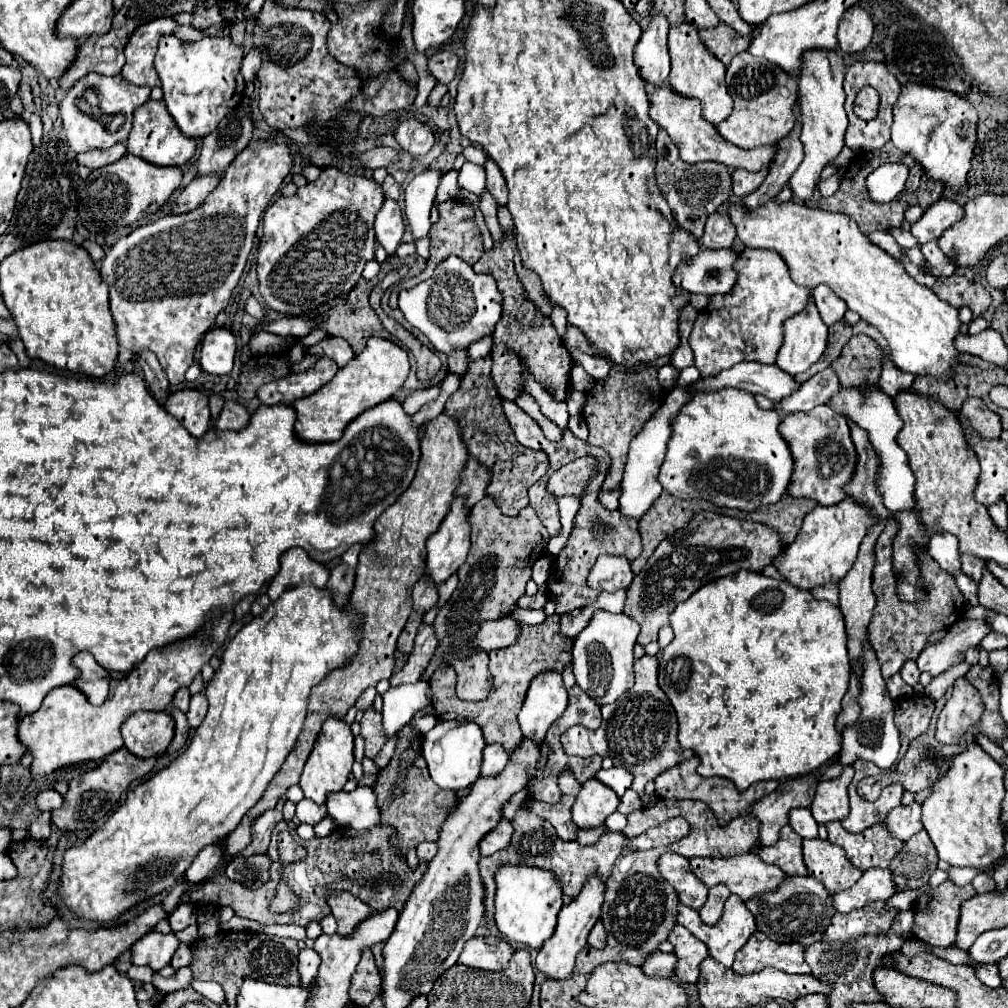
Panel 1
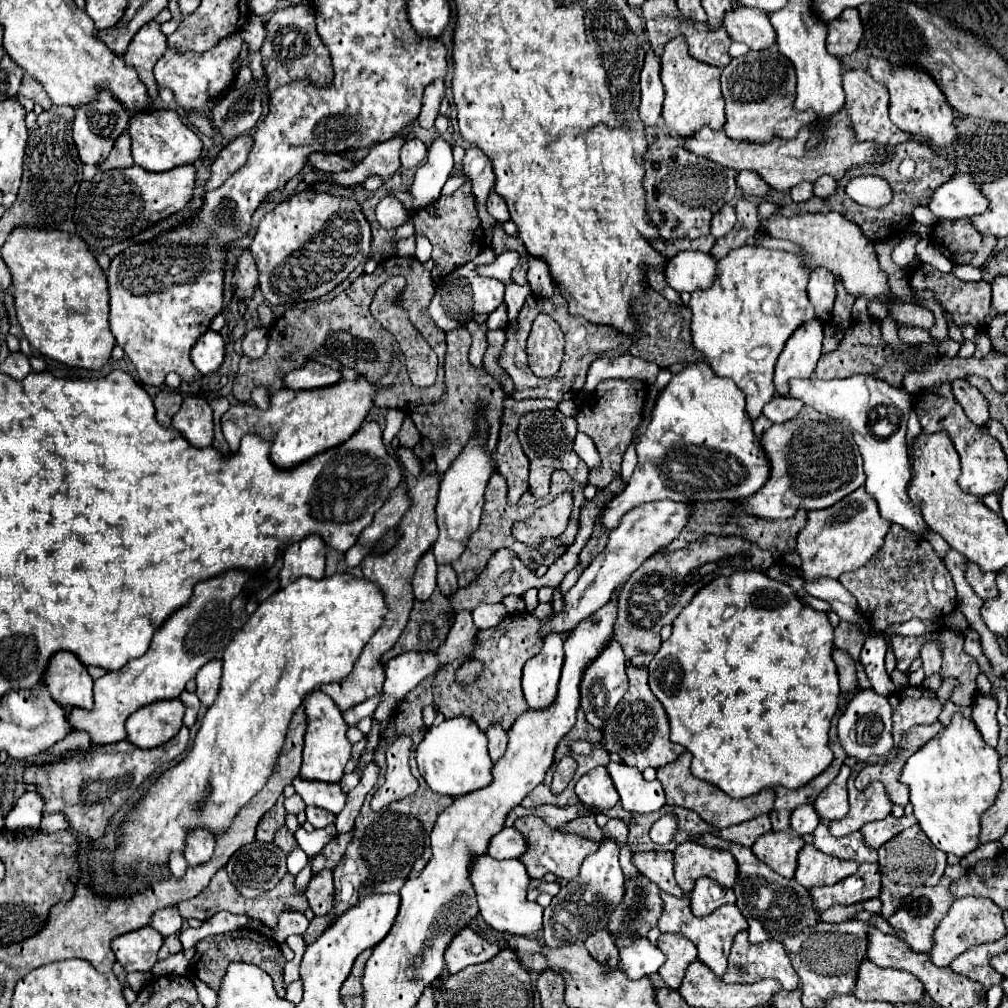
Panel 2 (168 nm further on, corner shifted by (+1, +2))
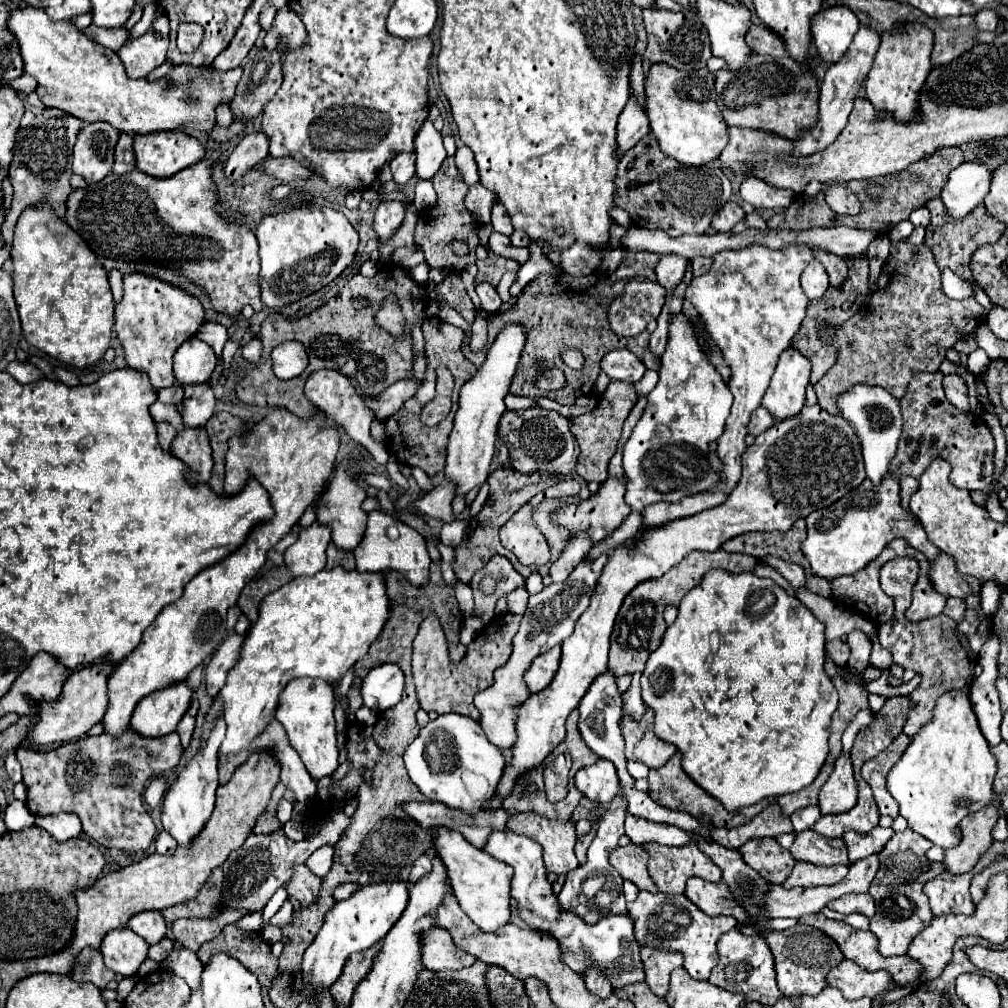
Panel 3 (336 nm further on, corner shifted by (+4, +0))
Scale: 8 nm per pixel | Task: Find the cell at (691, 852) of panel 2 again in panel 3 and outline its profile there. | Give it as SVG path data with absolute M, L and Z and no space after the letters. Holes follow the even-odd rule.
M646 843L644 849L650 855L648 871L662 893L684 893L690 877L702 877L710 883L718 883L722 879L722 869L714 865L696 843L688 843L684 847Z

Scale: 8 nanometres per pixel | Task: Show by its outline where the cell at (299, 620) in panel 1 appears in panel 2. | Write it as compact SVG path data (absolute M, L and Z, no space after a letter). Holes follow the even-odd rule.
M335 573L317 581L311 577L301 577L263 601L223 653L221 689L201 721L193 749L179 765L163 773L163 777L147 791L147 795L123 821L121 843L115 851L113 867L123 871L147 871L153 865L165 865L171 851L183 851L185 835L195 827L205 825L213 835L225 833L237 811L251 801L251 797L273 773L289 721L293 711L301 705L301 699L307 695L307 691L321 687L323 681L345 679L351 673L361 649L383 625L385 615L387 603L381 589L365 577L357 579L351 573Z

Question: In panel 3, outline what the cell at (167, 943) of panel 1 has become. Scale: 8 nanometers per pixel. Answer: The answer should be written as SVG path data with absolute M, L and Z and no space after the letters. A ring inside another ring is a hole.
M130 929L110 931L102 941L100 953L104 955L104 965L122 977L136 975L138 967L148 957L148 943Z

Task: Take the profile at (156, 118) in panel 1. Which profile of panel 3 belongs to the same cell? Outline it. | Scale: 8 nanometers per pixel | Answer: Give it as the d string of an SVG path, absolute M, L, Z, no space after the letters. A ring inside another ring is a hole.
M180 129L134 135L136 167L152 177L170 177L202 161L204 153L204 145Z

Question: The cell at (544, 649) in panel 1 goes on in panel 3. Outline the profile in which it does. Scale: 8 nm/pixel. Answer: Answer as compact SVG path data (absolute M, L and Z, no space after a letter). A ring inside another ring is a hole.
M504 613L494 617L478 637L468 645L466 655L460 661L452 661L448 651L447 640L436 615L428 615L418 629L414 639L414 657L412 657L412 675L416 683L416 693L420 699L420 707L424 711L436 711L438 715L462 713L480 719L480 711L474 707L474 695L494 683L494 671L502 667L512 653L512 639L518 633L522 615Z

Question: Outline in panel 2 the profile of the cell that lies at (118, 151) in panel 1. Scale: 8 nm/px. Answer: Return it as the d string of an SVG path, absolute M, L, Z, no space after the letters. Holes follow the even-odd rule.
M121 133L107 157L105 163L101 163L99 167L103 171L107 169L121 169L121 167L133 167L133 157L131 157L131 139L129 139L129 133Z

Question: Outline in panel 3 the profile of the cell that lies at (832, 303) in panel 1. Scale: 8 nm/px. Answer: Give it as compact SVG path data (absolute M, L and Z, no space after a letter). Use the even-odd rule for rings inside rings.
M814 259L802 273L802 289L806 293L806 297L810 301L814 299L822 299L822 295L828 289L828 279L826 279L826 271L824 267L818 263L818 259Z

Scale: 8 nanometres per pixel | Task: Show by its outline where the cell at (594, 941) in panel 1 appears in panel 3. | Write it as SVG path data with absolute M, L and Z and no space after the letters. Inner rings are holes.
M590 965L590 967L586 969L584 981L586 981L586 987L588 987L594 995L598 995L598 997L602 997L602 999L612 993L610 979L608 979L598 967L594 967L594 965Z

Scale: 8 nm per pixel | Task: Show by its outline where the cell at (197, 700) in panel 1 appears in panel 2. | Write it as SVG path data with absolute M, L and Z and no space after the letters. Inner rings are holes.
M209 661L207 665L203 665L203 669L197 673L195 681L197 681L197 697L201 699L203 705L213 705L217 691L219 691L219 683L221 683L221 661Z

